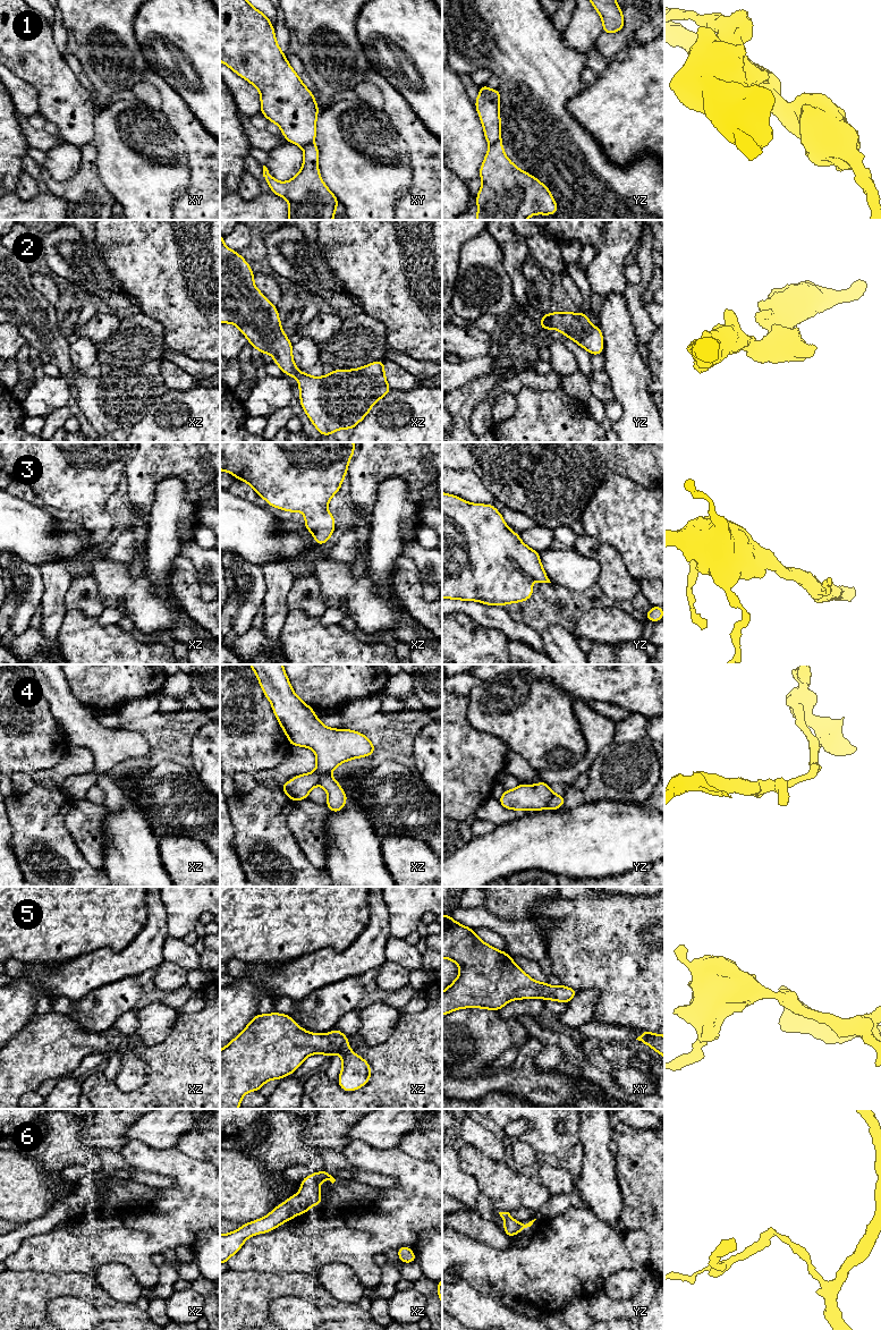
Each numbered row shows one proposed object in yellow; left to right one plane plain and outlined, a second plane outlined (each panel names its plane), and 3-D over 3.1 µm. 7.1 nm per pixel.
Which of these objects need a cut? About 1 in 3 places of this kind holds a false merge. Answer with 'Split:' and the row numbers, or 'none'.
Split: 1, 4, 6

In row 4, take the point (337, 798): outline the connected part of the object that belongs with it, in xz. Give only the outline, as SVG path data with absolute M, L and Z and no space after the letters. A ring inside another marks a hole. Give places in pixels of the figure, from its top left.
M328 773L322 774L319 785L328 793L327 806L331 812L340 812L347 803L347 795L336 778Z

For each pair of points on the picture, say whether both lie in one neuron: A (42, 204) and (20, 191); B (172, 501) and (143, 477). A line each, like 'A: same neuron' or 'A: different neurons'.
A: different neurons
B: different neurons

